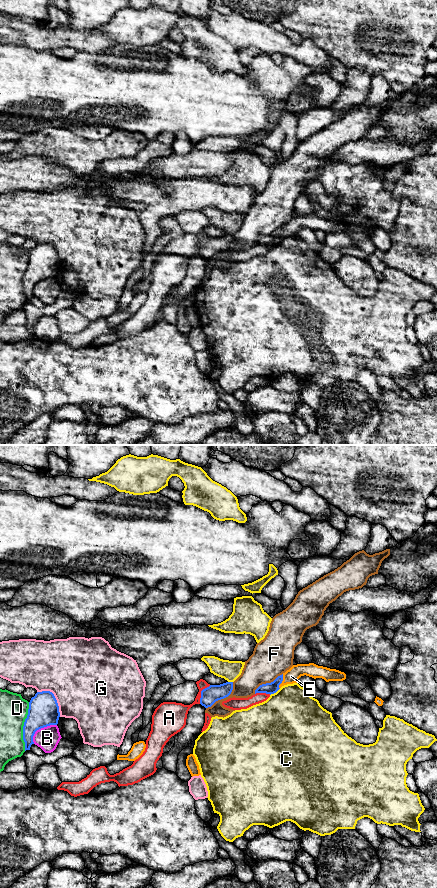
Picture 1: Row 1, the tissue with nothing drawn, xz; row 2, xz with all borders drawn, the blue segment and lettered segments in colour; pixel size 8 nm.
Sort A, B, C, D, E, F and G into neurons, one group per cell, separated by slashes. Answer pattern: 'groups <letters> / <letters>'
groups A / B / C / D / E / F / G

